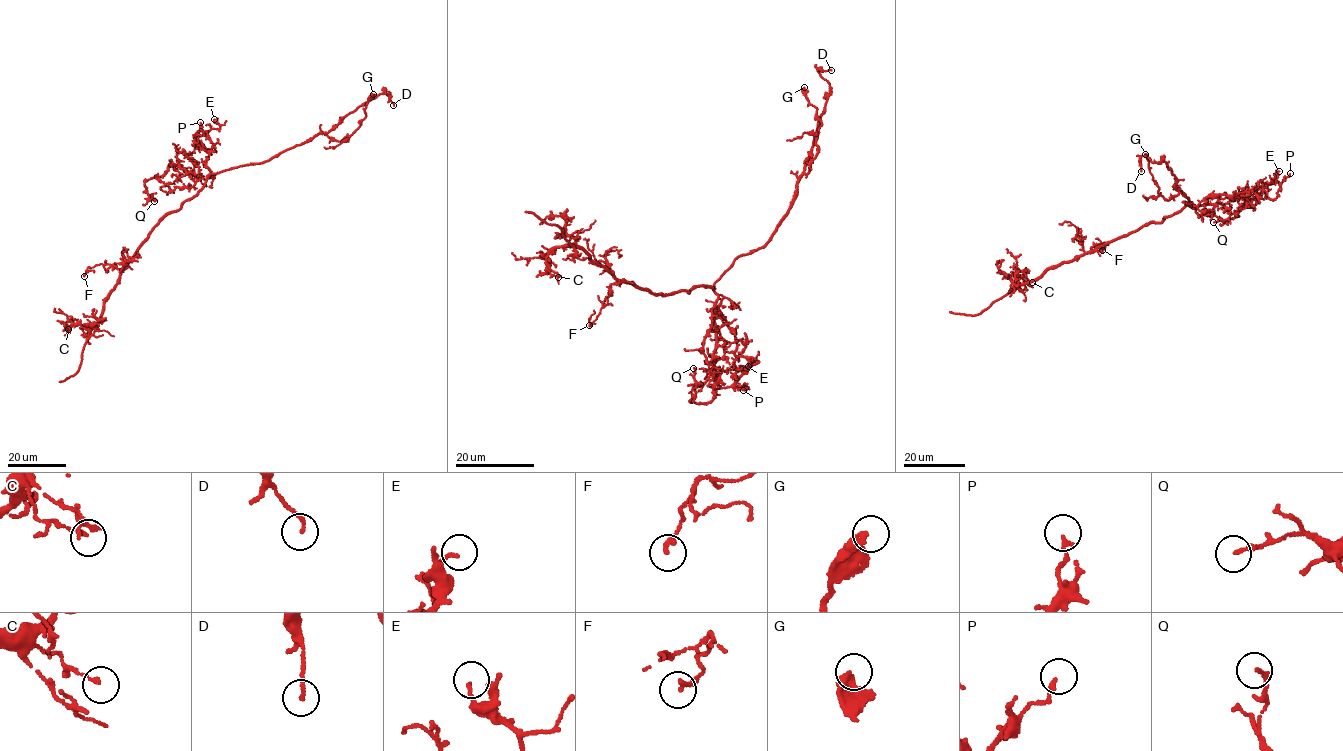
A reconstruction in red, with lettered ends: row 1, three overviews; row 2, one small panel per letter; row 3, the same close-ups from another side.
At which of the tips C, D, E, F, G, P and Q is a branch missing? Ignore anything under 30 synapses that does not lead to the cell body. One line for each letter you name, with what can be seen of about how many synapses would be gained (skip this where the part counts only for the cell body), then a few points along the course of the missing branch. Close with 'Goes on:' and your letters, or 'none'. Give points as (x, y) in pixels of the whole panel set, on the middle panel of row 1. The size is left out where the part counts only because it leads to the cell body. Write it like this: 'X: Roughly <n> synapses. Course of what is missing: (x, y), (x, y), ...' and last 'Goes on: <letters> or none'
Goes on: none

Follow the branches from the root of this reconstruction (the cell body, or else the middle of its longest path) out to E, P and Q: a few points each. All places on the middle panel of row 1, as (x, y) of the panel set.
E: (691, 288), (709, 285), (723, 296), (720, 315), (736, 343), (735, 377), (758, 360), (748, 366)
P: (691, 288), (709, 285), (718, 296), (714, 354), (717, 385), (746, 389), (742, 385), (743, 390)
Q: (691, 288), (709, 285), (718, 296), (716, 393), (712, 402), (697, 404), (690, 400), (696, 394), (693, 368)

